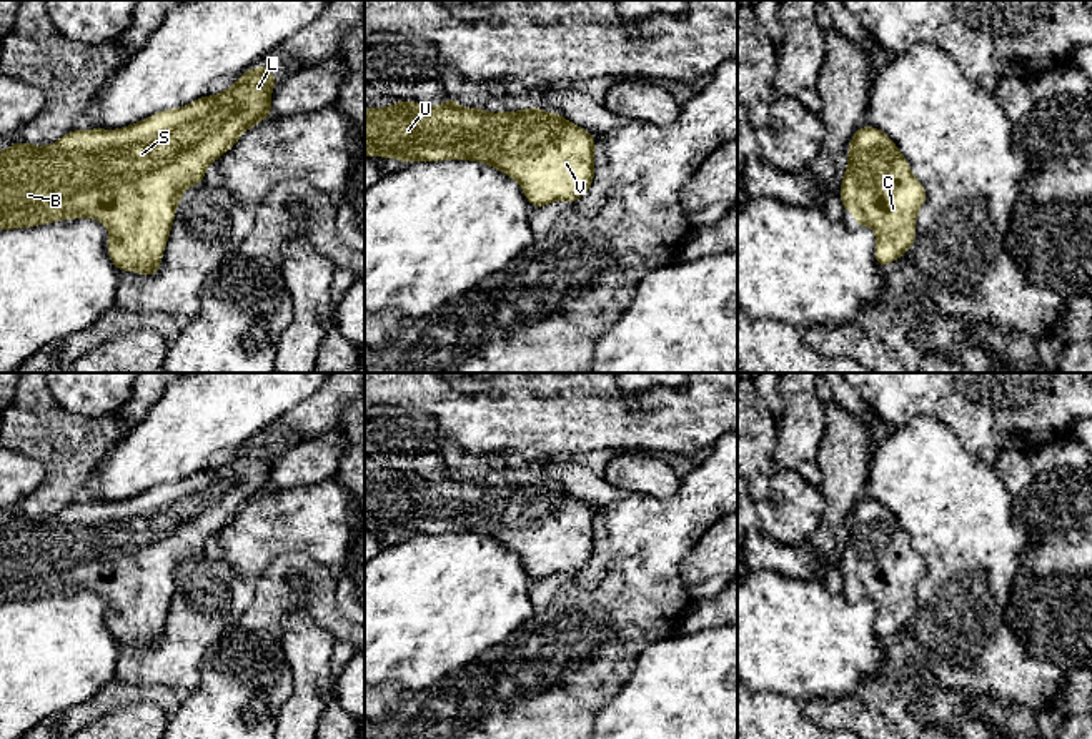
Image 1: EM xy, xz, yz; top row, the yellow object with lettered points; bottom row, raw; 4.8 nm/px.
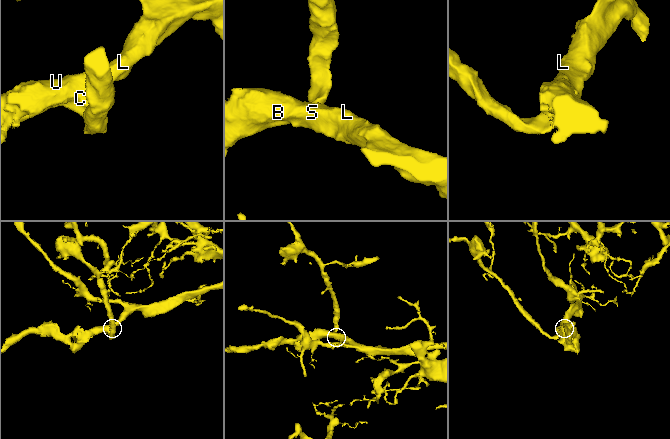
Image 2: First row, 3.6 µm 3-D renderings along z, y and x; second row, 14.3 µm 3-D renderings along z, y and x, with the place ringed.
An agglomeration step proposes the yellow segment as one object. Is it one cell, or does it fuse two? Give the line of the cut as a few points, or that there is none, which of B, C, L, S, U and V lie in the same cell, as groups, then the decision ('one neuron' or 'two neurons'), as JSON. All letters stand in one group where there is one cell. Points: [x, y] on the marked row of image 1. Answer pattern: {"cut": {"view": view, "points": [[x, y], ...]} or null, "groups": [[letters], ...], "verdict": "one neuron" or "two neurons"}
{"cut": null, "groups": [["B", "C", "L", "S", "U", "V"]], "verdict": "one neuron"}

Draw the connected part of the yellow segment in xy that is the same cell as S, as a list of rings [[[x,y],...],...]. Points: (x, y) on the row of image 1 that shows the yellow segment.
[[[270,65],[256,67],[218,95],[200,97],[120,130],[73,130],[48,146],[15,141],[0,151],[0,230],[83,216],[100,220],[110,231],[107,246],[115,268],[155,275],[183,191],[205,181],[211,161],[250,126],[271,117],[270,97],[276,83]]]

